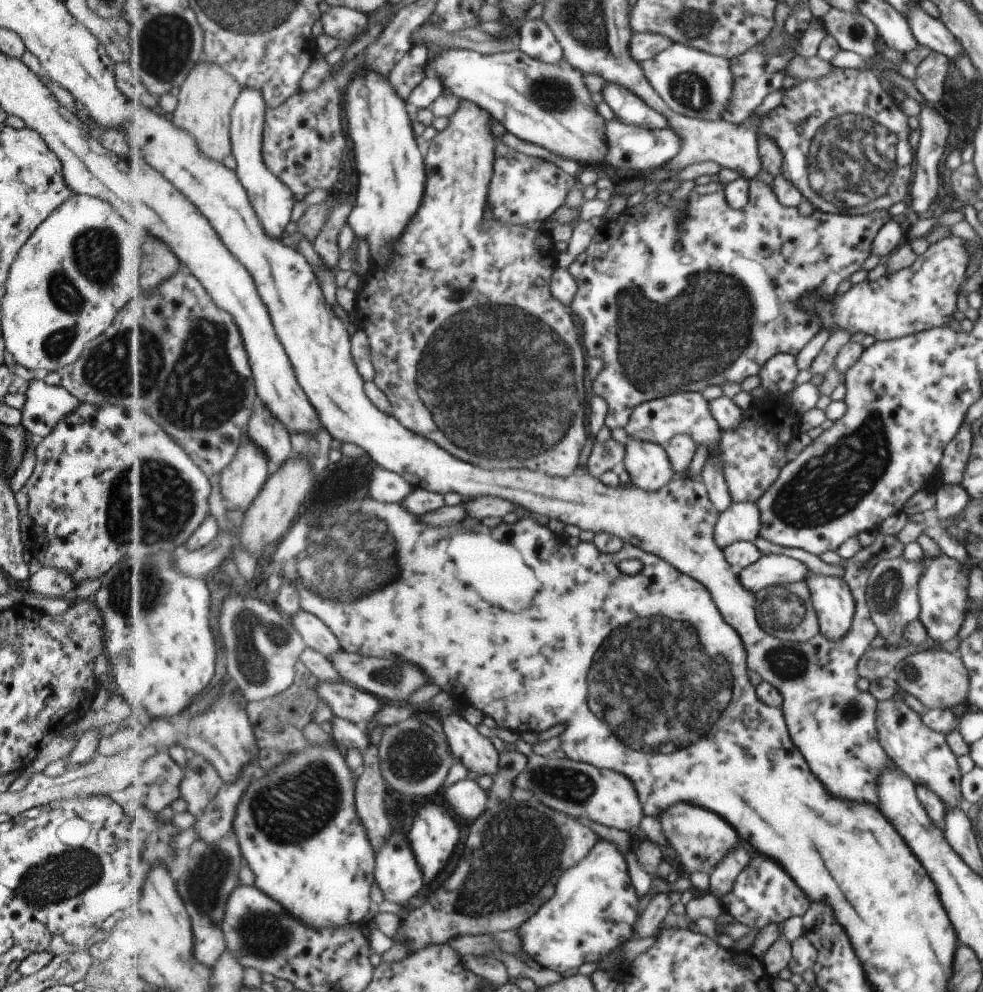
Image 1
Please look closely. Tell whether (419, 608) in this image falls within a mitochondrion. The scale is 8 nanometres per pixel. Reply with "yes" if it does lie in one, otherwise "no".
no

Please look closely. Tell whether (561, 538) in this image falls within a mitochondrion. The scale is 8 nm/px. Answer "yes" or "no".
no

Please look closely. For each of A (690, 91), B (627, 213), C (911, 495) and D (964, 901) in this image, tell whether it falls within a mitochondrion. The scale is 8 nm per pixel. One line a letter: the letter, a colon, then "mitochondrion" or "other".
A: mitochondrion
B: other
C: other
D: other

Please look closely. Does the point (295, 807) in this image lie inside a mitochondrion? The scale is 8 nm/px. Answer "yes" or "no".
yes

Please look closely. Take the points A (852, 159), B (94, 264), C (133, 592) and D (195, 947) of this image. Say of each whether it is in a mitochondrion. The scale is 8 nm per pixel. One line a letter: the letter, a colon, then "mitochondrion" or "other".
A: mitochondrion
B: mitochondrion
C: mitochondrion
D: other

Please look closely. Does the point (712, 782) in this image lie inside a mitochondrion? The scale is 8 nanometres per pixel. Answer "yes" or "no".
no

